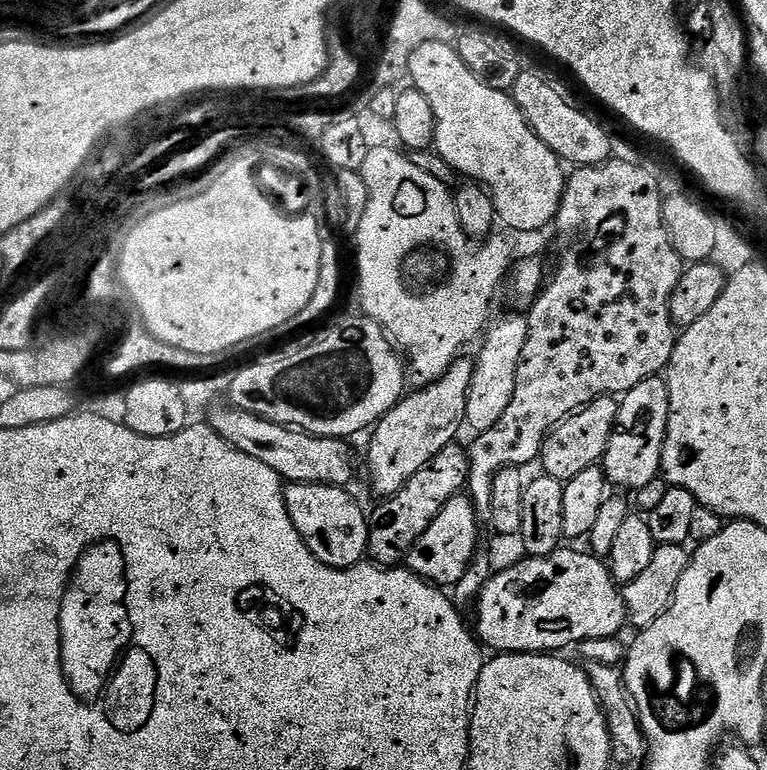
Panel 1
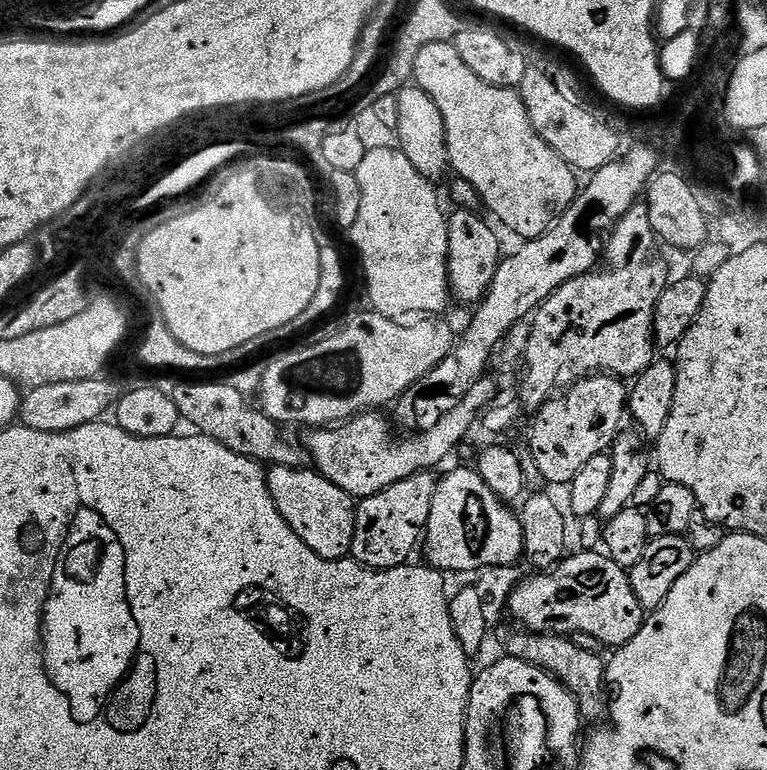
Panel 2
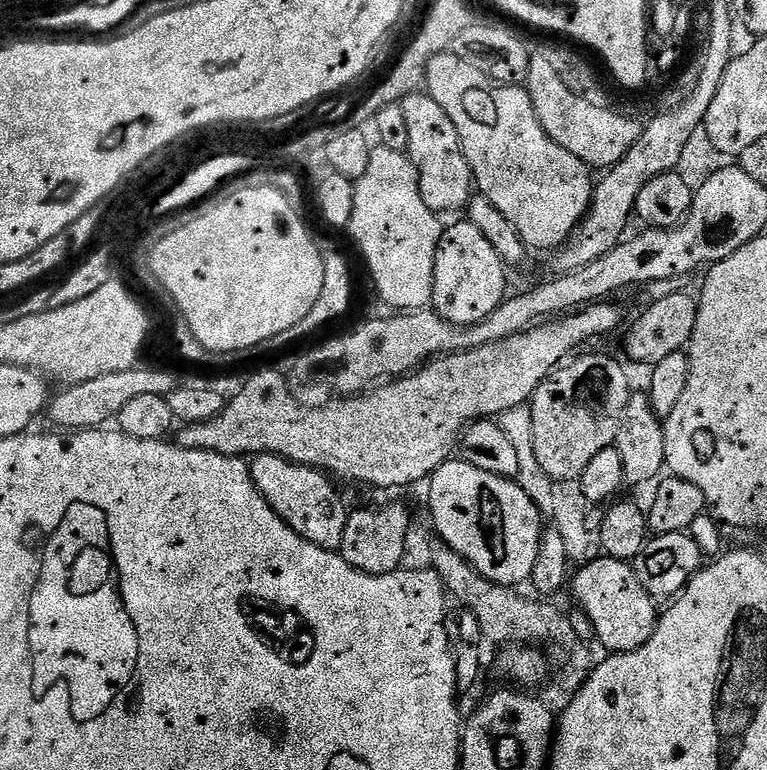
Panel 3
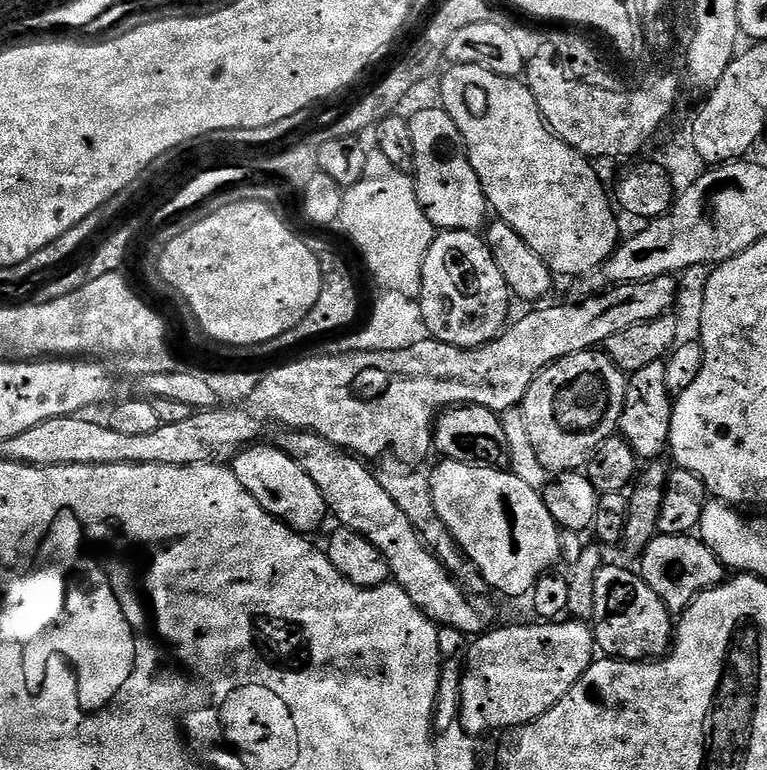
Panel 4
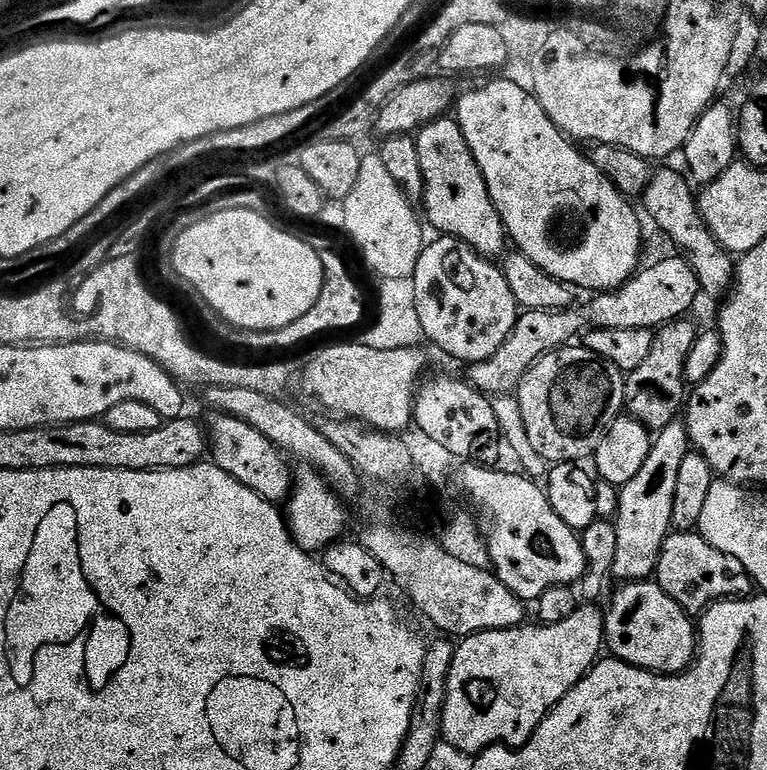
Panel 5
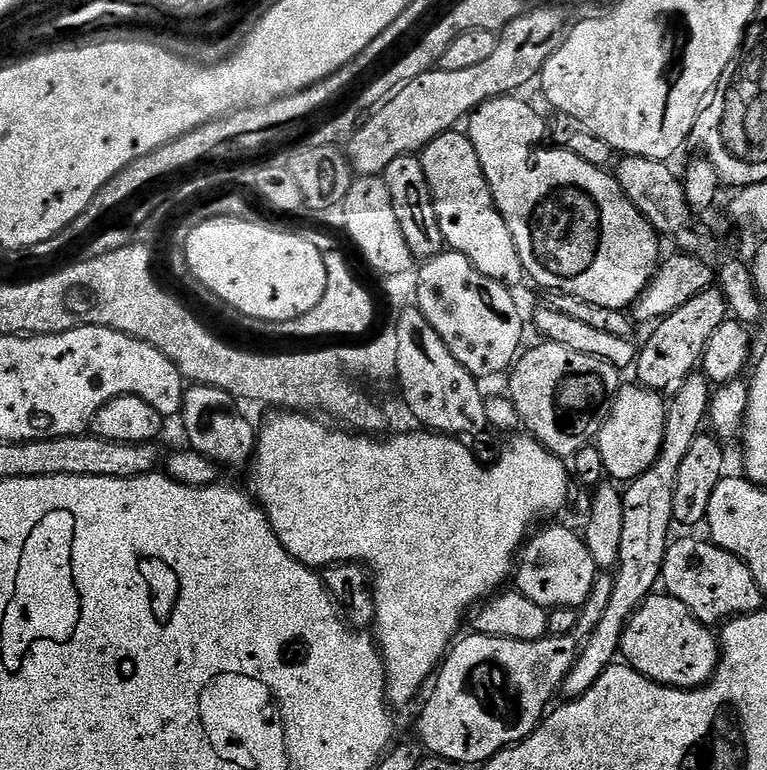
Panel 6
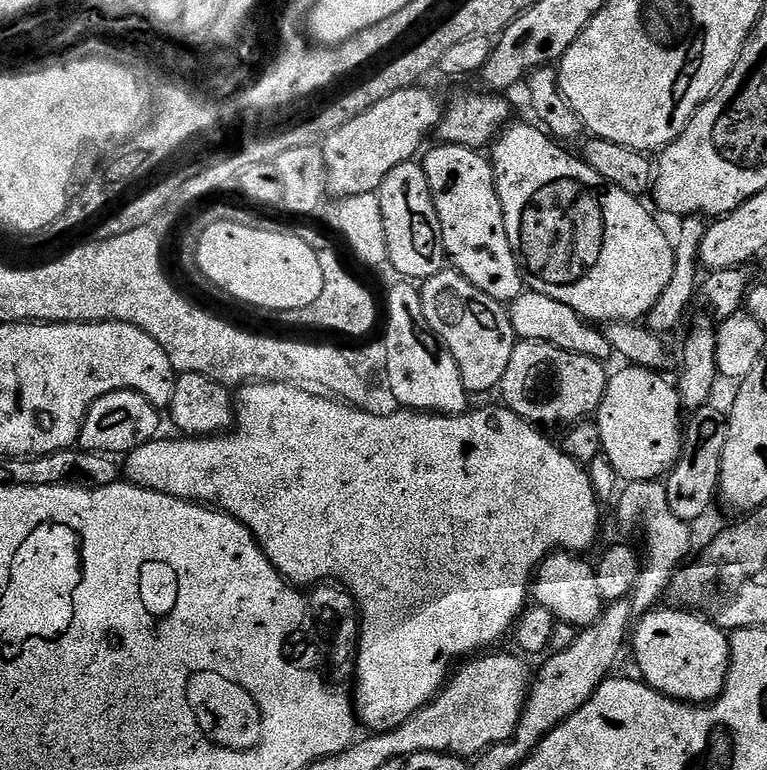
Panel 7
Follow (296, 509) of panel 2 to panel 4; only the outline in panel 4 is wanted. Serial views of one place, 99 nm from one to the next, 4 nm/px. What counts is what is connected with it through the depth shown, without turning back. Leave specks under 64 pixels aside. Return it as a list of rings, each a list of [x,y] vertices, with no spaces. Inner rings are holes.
[[[253,442],[245,446],[230,461],[232,473],[236,475],[238,482],[242,482],[242,486],[246,486],[246,490],[250,490],[250,494],[254,494],[262,510],[284,521],[294,532],[312,534],[312,531],[322,527],[324,519],[329,519],[330,516],[322,498],[322,490],[318,490],[310,474],[306,474],[306,470],[302,470],[302,466],[294,462],[294,458],[290,458],[279,446],[272,445],[271,448],[264,443]]]

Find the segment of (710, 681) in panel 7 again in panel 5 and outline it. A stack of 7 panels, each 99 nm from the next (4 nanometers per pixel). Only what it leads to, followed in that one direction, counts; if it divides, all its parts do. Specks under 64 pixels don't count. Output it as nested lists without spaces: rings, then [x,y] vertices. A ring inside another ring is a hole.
[[[637,580],[635,582],[624,582],[619,585],[620,589],[612,596],[612,601],[606,604],[604,613],[604,642],[609,652],[617,660],[625,660],[627,664],[633,664],[636,668],[645,668],[647,672],[658,672],[661,676],[675,676],[677,672],[684,672],[691,666],[693,660],[696,659],[698,651],[698,628],[694,623],[693,617],[684,611],[682,606],[678,606],[678,602],[674,602],[674,598],[670,598],[670,594],[666,594],[666,590],[662,590],[660,585],[648,580]]]

